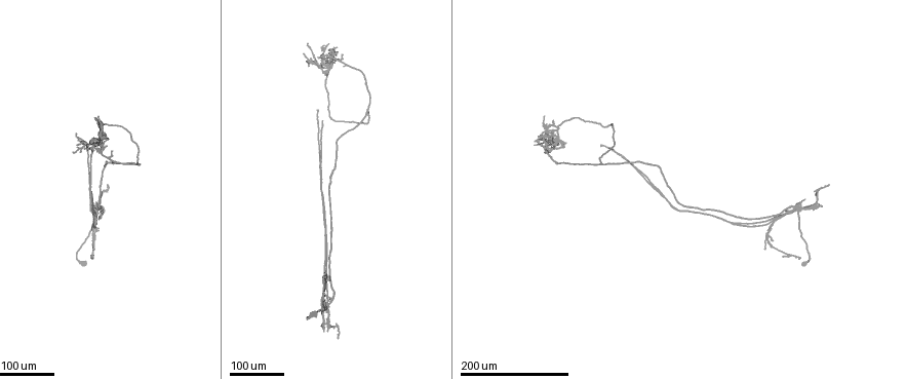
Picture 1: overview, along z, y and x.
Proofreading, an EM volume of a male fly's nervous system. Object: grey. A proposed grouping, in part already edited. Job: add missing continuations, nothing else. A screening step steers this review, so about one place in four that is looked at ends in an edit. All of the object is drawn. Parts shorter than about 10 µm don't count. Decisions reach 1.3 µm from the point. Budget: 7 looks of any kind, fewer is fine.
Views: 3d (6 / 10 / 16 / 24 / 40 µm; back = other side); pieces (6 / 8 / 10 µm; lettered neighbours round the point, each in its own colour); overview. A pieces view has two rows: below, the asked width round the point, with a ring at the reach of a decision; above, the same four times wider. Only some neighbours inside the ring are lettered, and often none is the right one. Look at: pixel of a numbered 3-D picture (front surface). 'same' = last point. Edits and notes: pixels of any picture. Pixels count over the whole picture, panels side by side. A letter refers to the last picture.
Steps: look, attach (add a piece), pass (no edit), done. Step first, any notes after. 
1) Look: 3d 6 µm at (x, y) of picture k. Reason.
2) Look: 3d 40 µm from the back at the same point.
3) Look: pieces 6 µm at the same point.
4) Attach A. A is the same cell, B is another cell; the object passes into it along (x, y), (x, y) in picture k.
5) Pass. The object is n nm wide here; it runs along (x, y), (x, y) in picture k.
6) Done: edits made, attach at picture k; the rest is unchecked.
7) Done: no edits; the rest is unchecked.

Look: 3d 40 µm at (319, 62) of picture 1. Branch stops here.

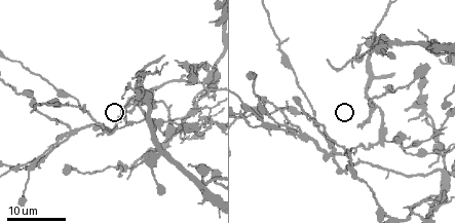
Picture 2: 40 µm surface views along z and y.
Look: pieces 6 µm at (129, 112) of picture 2.

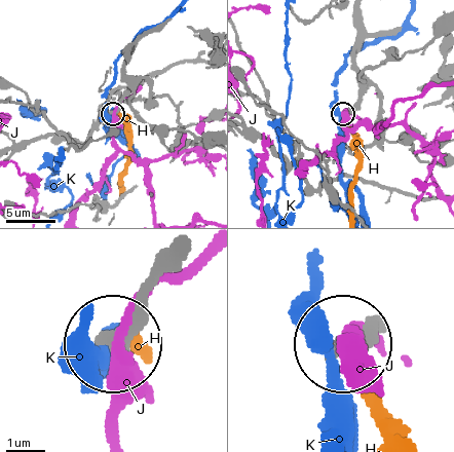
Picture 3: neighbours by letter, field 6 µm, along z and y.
Pass. H, J and K are other cells; none of them fits.

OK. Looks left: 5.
Look: 3d 40 µm at (77, 133) of picture 1. End of a long branch.

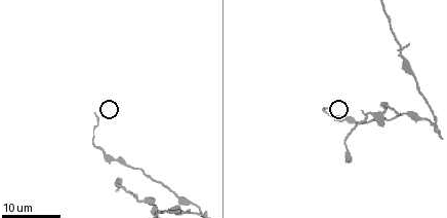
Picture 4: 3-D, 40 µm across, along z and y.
Look: pieces 10 µm at (95, 113) of picture 4. What lies round it.

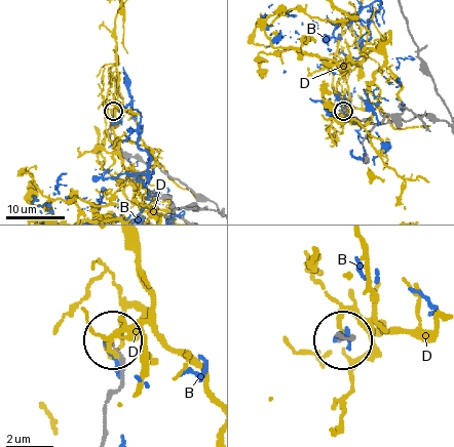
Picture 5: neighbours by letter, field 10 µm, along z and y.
Pass. B and D are other cells; none of them fits.

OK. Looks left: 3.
Look: 3d 40 µm at (317, 110) of picture 1. An open end.

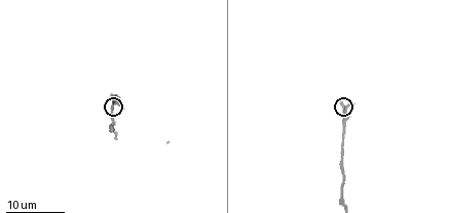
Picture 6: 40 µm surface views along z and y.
Look: pieces 8 µm at (339, 102) of picture 6.

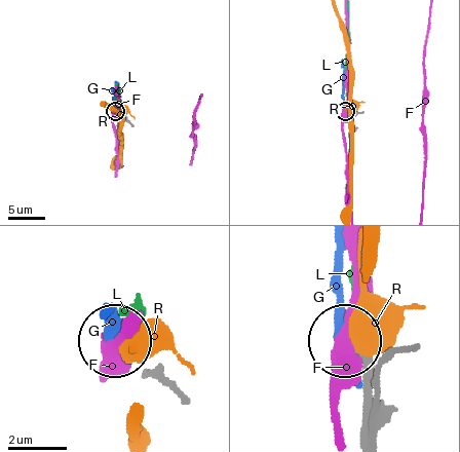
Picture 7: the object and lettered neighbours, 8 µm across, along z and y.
Attach L. L is the same cell, F, G and R are other cells; the neuron continues.

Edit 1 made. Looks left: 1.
Done: edits made, attach at picture 7; the rest is unchecked.

